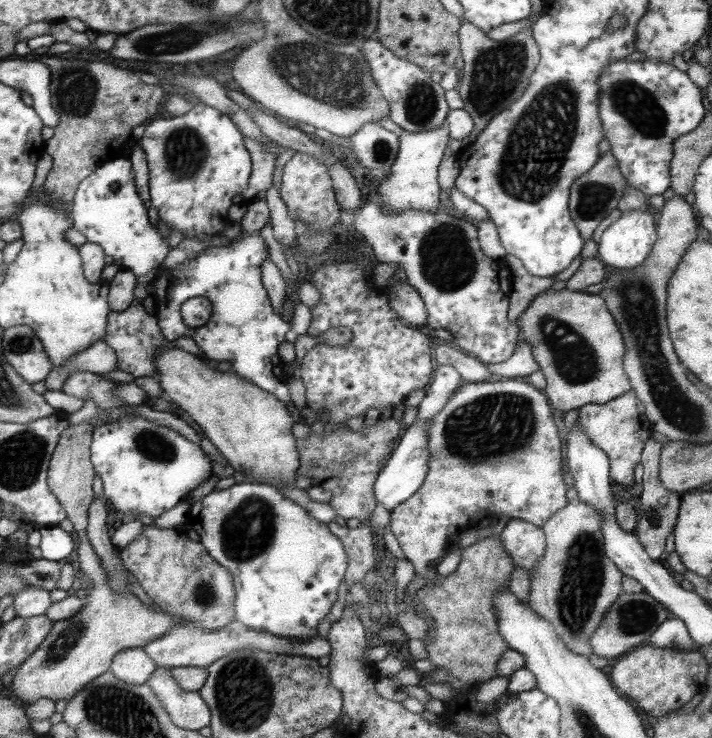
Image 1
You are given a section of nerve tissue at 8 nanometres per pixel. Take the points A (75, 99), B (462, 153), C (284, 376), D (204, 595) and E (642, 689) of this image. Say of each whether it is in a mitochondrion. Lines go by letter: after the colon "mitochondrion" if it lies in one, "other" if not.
A: mitochondrion
B: other
C: other
D: mitochondrion
E: other

